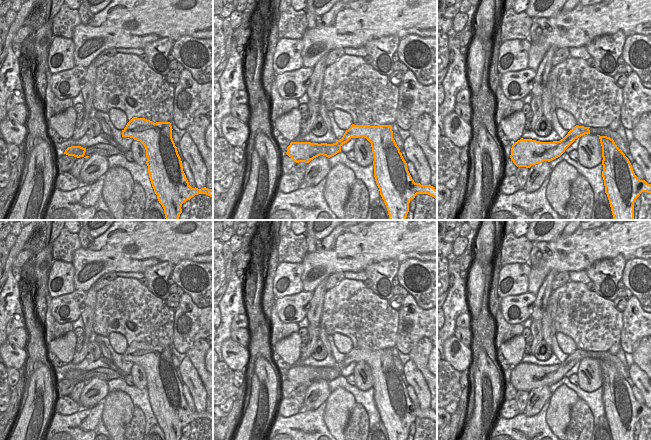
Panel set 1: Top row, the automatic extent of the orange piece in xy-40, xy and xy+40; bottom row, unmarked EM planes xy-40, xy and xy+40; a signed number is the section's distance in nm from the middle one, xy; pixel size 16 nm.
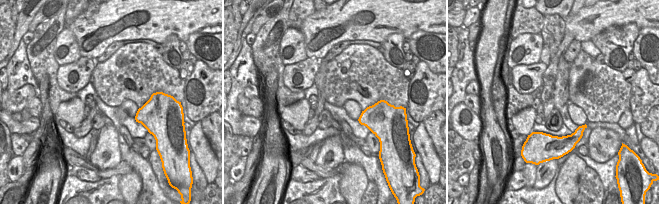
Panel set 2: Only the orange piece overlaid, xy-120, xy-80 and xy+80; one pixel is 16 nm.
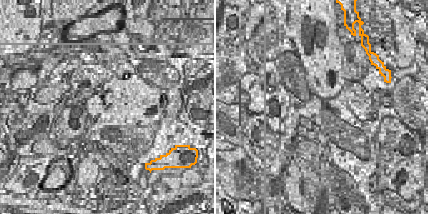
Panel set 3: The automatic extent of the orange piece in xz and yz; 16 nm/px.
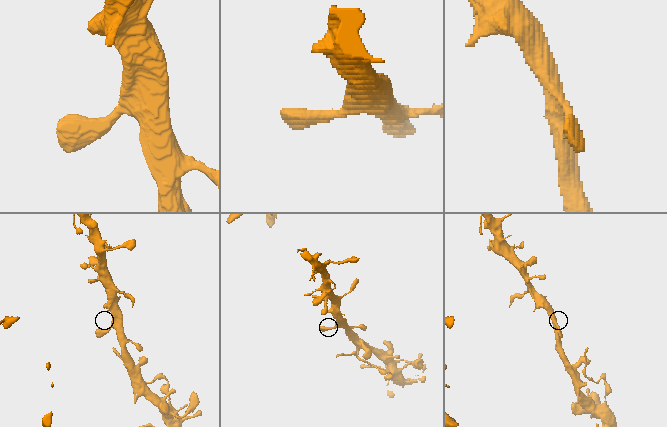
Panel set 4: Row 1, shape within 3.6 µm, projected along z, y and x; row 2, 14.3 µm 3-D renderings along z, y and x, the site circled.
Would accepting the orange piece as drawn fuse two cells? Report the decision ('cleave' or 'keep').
keep

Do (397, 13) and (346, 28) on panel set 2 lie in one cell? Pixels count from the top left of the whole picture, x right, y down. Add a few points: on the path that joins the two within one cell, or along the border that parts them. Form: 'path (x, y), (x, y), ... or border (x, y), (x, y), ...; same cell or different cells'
path (384, 13), (365, 13), (359, 16); same cell

